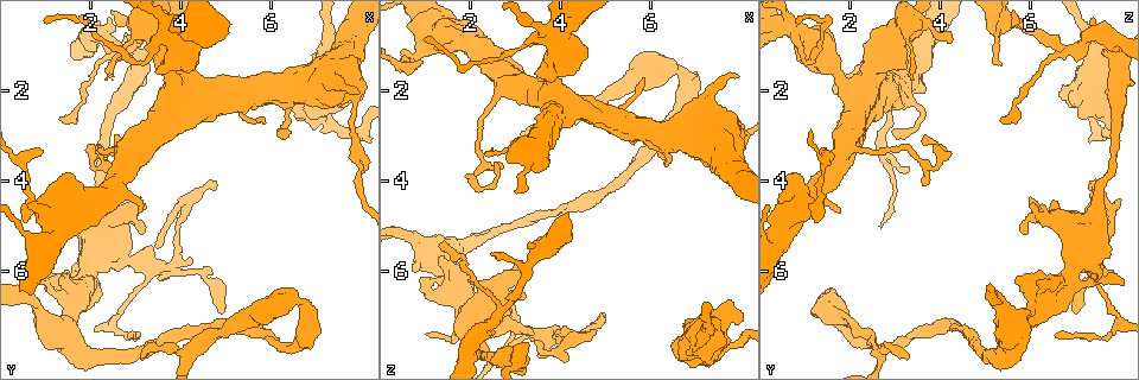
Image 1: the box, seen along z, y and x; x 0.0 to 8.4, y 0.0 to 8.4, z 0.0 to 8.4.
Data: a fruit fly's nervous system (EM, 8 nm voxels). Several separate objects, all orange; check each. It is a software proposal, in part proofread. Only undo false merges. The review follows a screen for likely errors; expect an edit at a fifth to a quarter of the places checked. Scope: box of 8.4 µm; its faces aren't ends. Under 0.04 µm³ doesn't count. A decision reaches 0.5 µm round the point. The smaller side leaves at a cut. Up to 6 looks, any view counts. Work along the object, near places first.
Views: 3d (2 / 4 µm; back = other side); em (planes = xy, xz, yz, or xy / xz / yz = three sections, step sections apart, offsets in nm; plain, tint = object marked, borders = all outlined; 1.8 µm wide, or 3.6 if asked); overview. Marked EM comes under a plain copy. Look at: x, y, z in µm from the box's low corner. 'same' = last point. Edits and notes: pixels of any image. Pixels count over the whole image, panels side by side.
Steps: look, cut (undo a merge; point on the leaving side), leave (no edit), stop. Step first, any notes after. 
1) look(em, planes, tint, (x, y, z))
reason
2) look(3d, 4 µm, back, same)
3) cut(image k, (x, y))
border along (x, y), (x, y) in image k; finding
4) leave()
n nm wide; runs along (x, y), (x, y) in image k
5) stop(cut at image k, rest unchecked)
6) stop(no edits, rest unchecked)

look(3d, 2 µm, (3.55, 5.90, 7.35))
three-way junction

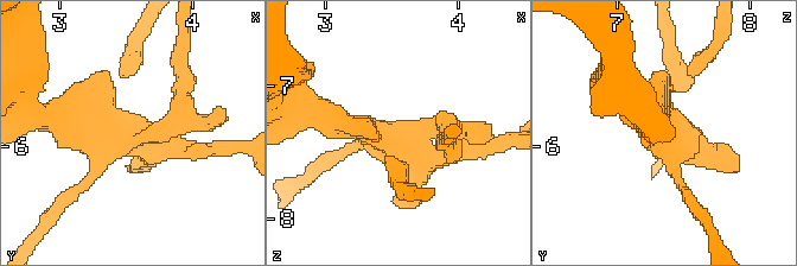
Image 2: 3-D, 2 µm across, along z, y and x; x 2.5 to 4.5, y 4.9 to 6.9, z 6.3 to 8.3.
look(em, 3.6 µm, planes, borders, (3.52, 5.94, 7.38))
now the EM

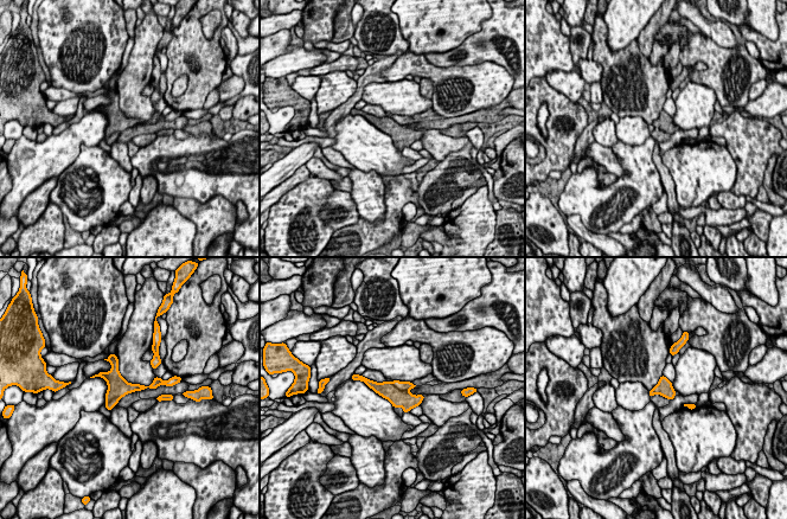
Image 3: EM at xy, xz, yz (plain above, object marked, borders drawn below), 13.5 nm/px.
cut(image 3, (402, 385))
border along (390, 383), (405, 391) in image 3; a second neuron is stuck on

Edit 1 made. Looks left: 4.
look(em, planes, tint, (6.65, 6.75, 1.75))
calibre changes

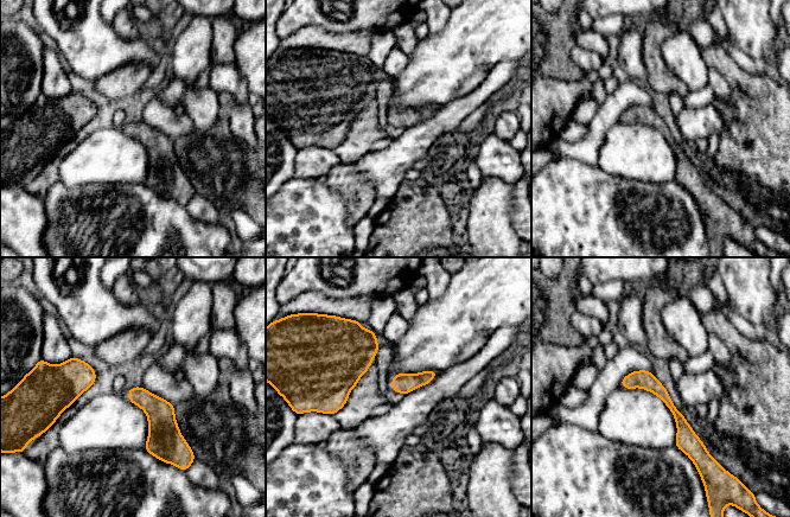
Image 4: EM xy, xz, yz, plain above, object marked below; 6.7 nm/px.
leave()
runs along (624, 382), (651, 383), (701, 451) in image 4; continuous, no second neuron

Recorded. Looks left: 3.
look(em, planes, tint, (0.60, 4.25, 1.25))
calibre changes

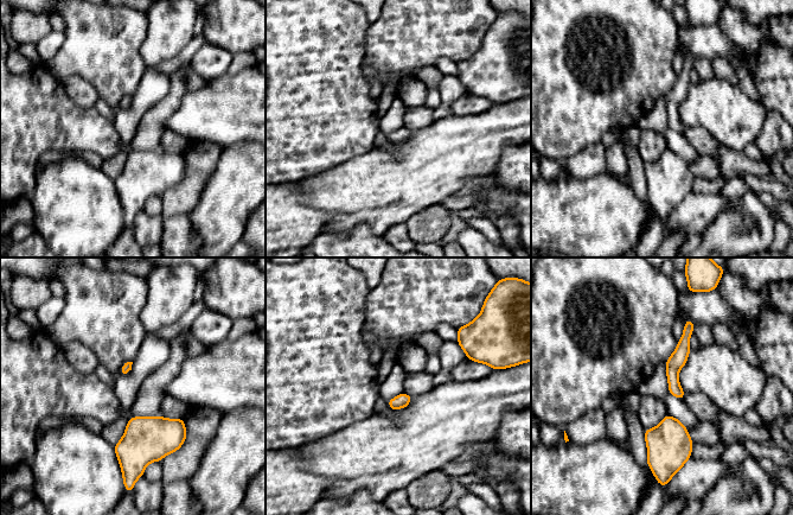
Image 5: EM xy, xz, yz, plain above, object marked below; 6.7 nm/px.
leave()
70 nm wide; runs along (689, 324), (673, 364), (679, 395) in image 5; one neuron here

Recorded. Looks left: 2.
stop(cut at image 3, rest unchecked)

